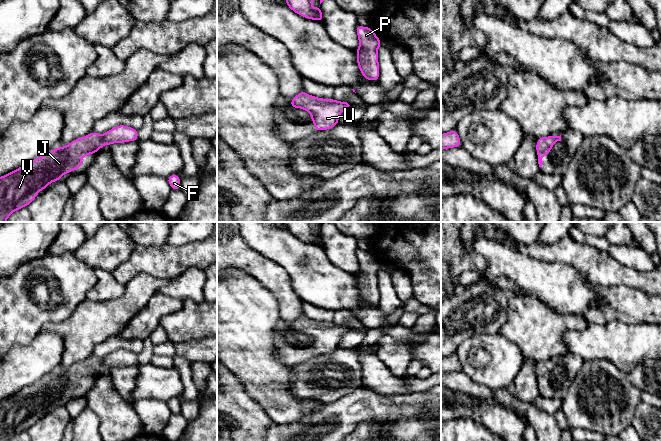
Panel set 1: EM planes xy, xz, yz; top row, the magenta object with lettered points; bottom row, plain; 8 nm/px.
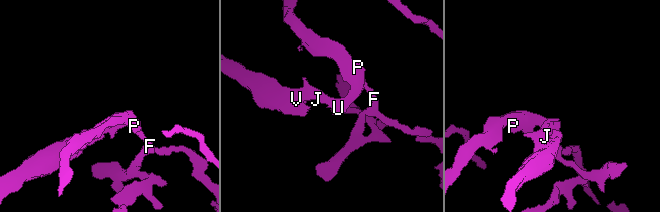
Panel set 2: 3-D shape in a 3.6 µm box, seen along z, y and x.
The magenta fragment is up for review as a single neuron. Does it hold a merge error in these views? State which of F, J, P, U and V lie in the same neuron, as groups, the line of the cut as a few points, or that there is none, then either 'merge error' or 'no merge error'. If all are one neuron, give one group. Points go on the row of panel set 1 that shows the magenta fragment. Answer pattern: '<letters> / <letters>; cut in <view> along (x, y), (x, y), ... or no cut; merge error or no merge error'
F J P U V; no cut; no merge error

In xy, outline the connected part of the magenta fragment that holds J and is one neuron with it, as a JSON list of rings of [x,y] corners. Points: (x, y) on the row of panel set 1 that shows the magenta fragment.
[[[118,125],[102,135],[91,132],[1,176],[0,222],[6,222],[14,211],[27,207],[51,182],[78,170],[85,155],[94,155],[104,144],[129,141],[138,141],[138,130],[126,125]]]

